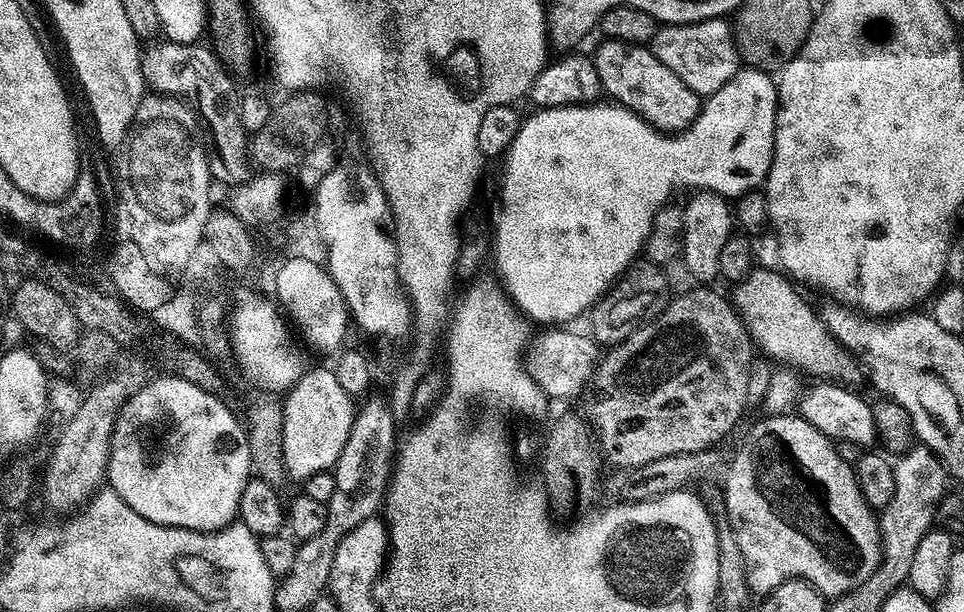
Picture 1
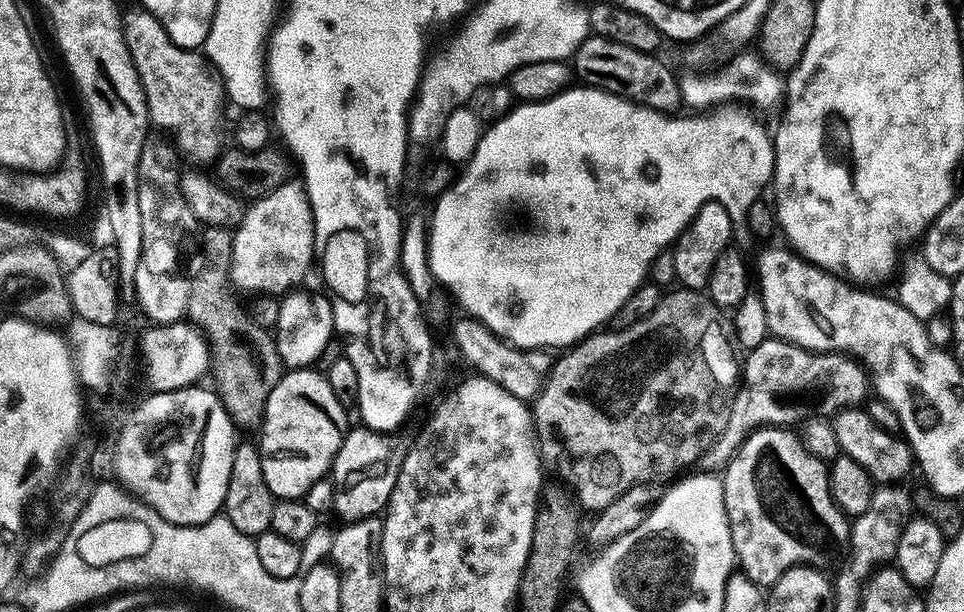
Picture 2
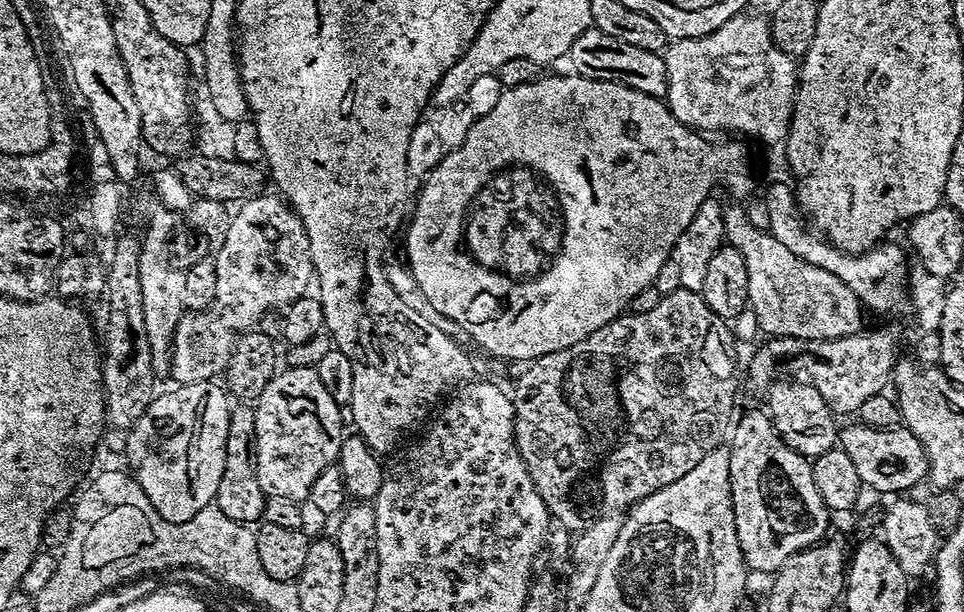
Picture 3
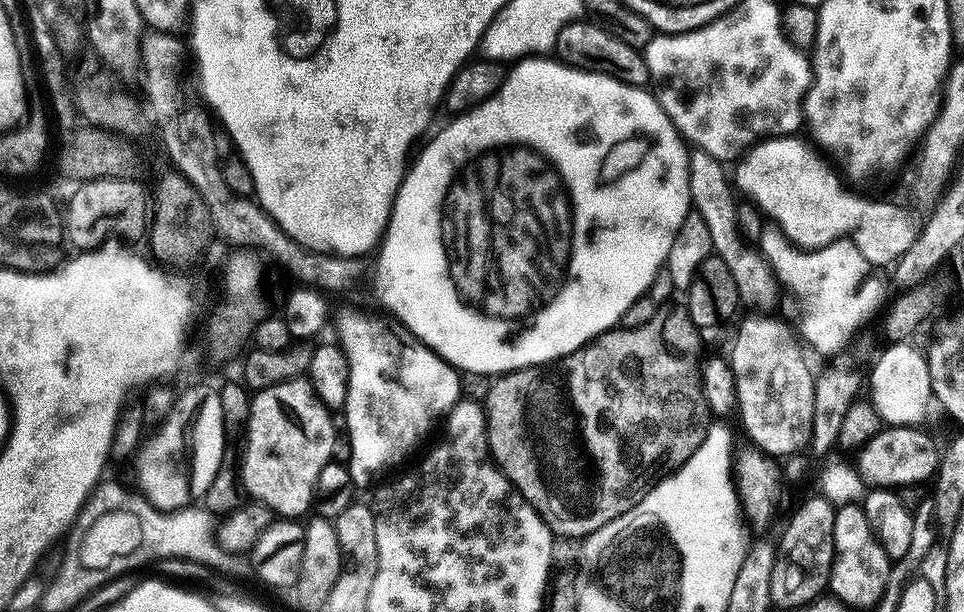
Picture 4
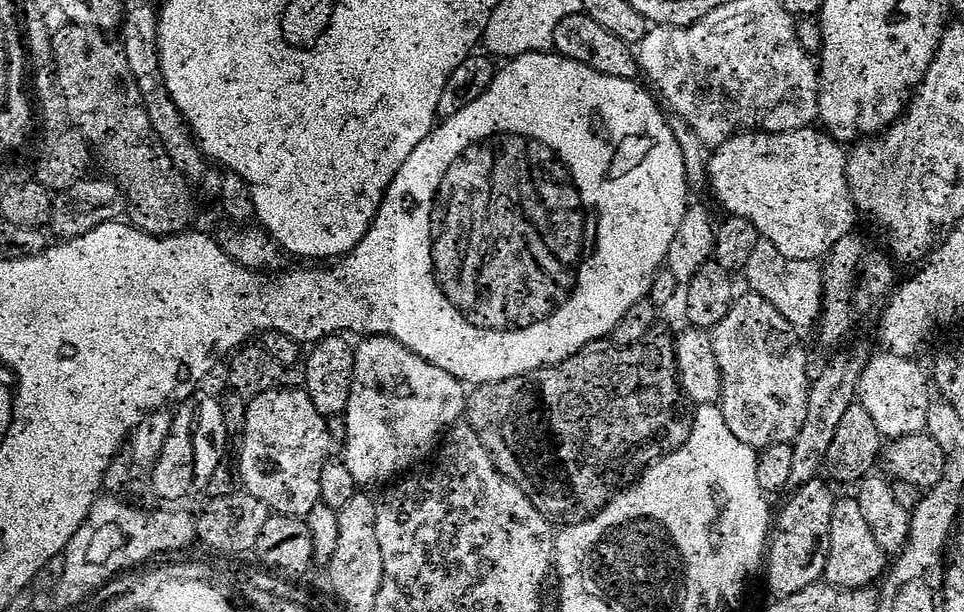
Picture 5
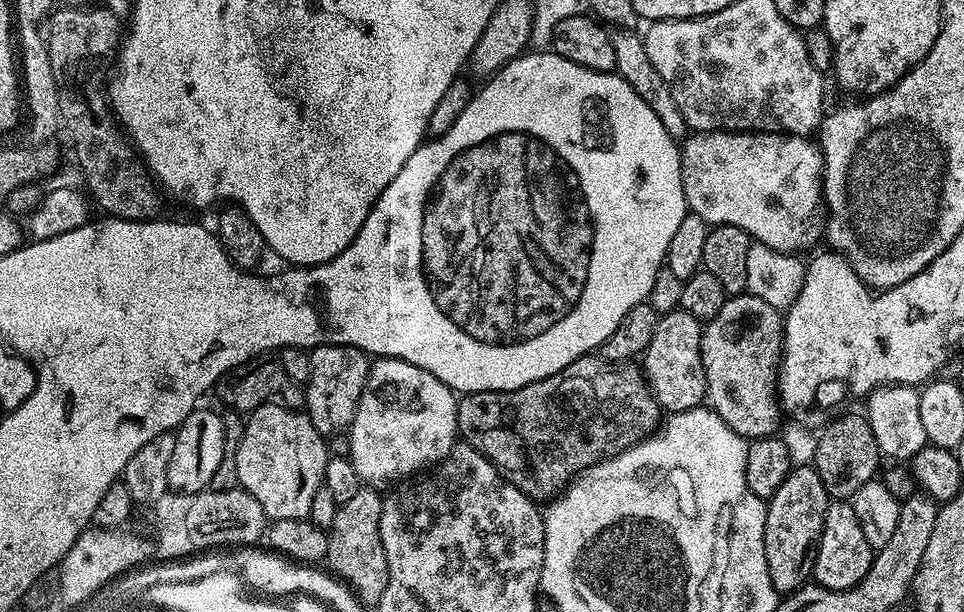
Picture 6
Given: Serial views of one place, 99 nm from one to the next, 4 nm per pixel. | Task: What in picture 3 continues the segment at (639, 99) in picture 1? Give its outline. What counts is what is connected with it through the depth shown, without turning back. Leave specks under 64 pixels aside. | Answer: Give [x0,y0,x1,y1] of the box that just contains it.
[567,28,667,98]

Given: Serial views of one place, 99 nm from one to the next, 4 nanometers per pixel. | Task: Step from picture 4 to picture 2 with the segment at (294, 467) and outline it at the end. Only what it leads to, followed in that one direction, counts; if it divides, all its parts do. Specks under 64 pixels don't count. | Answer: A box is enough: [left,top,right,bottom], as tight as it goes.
[258,367,350,500]

